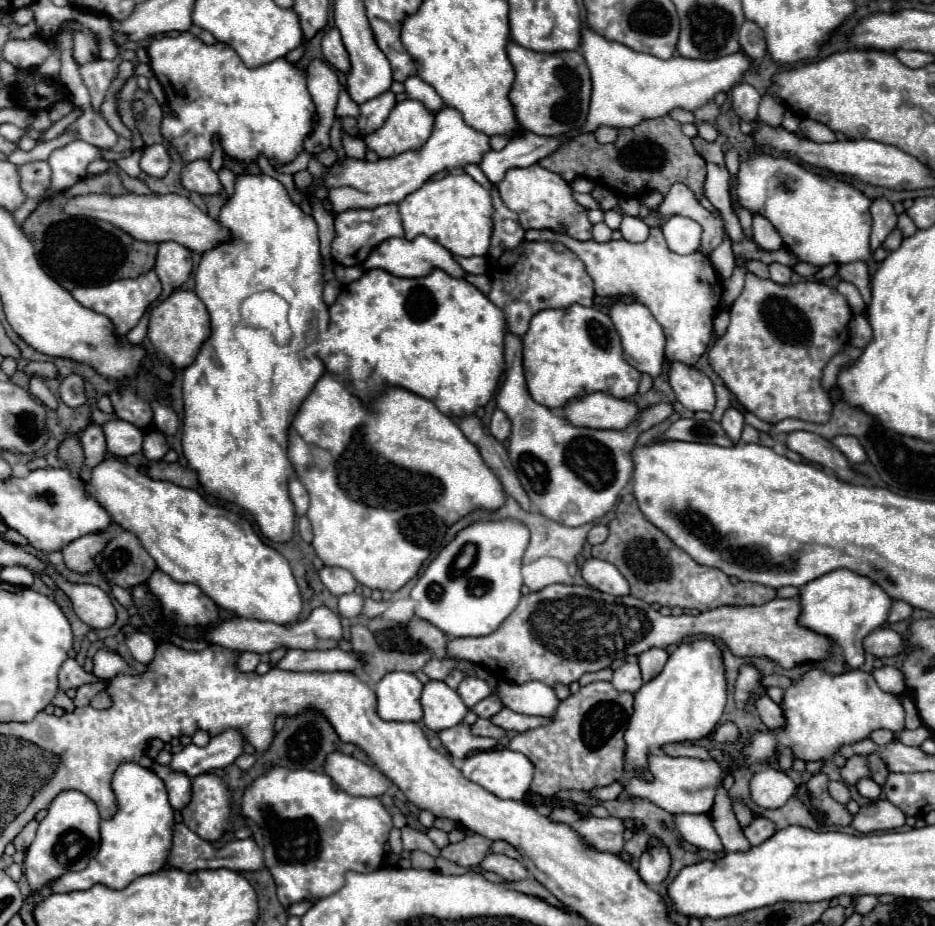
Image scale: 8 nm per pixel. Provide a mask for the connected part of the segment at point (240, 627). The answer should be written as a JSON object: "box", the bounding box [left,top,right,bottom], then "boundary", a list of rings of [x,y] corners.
{"box":[206,607,342,653],"boundary":[[[318,607],[312,611],[312,615],[296,625],[276,625],[266,621],[252,621],[252,619],[230,619],[222,621],[216,627],[212,627],[206,635],[210,643],[222,645],[226,649],[234,651],[254,651],[254,653],[270,653],[278,647],[286,649],[332,649],[342,639],[342,625],[340,617],[332,613],[328,607]]]}

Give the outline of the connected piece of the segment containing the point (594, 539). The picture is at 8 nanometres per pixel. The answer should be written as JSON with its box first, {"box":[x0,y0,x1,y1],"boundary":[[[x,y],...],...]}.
{"box":[588,525,608,545],"boundary":[[[594,525],[592,531],[588,533],[588,543],[590,543],[590,545],[600,545],[600,543],[606,541],[606,537],[608,537],[608,527],[604,527],[604,525]]]}

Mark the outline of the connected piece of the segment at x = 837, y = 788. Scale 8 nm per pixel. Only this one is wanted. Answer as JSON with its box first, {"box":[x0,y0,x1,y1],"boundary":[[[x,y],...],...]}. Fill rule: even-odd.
{"box":[830,781,852,803],"boundary":[[[832,781],[830,783],[830,793],[832,793],[832,797],[838,801],[838,803],[848,803],[852,797],[850,797],[850,789],[848,789],[848,785],[844,783],[844,781]]]}

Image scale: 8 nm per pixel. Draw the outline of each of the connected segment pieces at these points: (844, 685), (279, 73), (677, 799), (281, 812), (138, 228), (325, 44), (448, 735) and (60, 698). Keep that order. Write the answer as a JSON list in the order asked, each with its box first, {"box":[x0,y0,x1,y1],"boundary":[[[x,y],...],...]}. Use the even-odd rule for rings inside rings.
[{"box":[744,669,904,763],"boundary":[[[810,669],[798,683],[786,689],[780,705],[786,715],[786,727],[778,731],[756,733],[752,743],[744,747],[744,763],[770,761],[776,757],[776,747],[790,747],[794,757],[804,761],[828,759],[842,745],[866,739],[874,729],[890,729],[900,733],[904,729],[904,707],[898,695],[884,693],[870,673],[860,669],[842,675],[830,675],[820,669]]]},{"box":[146,33,316,167],"boundary":[[[192,33],[150,39],[146,51],[150,57],[150,67],[164,87],[168,105],[176,111],[176,117],[164,117],[162,133],[166,139],[172,141],[184,161],[208,159],[212,153],[214,135],[220,135],[226,155],[242,161],[256,161],[256,157],[262,153],[274,167],[294,161],[296,155],[302,151],[302,143],[312,131],[312,113],[316,111],[306,89],[306,73],[302,69],[296,69],[286,59],[276,59],[256,69],[248,69],[238,53],[228,45],[204,45]]]},{"box":[617,753,724,815],"boundary":[[[650,753],[648,761],[646,761],[646,769],[652,775],[652,781],[644,779],[636,771],[636,775],[628,781],[626,793],[621,793],[617,799],[620,801],[624,801],[628,797],[648,799],[672,815],[676,815],[676,813],[710,813],[710,809],[714,805],[716,787],[724,779],[724,769],[714,759],[700,761],[700,759],[690,759],[690,757],[668,757],[664,753]]]},{"box":[242,767,392,905],"boundary":[[[270,767],[258,775],[242,795],[242,811],[246,825],[252,829],[252,837],[264,851],[264,863],[278,887],[278,899],[282,905],[292,905],[302,899],[318,901],[336,893],[344,885],[348,871],[368,873],[382,865],[384,843],[392,829],[392,817],[378,797],[352,797],[344,791],[336,791],[326,773],[310,769],[284,769]]]},{"box":[64,193,230,253],"boundary":[[[86,193],[86,195],[68,197],[64,205],[64,213],[72,217],[92,217],[98,221],[106,221],[122,229],[124,233],[132,235],[138,241],[146,241],[146,243],[176,241],[196,253],[204,253],[212,249],[214,245],[230,239],[230,233],[216,219],[200,211],[188,197],[176,195],[176,193],[166,193],[166,195],[160,195],[160,193],[150,193],[150,195]]]},{"box":[322,27,348,73],"boundary":[[[334,27],[330,31],[324,33],[322,37],[322,53],[324,53],[324,59],[338,71],[342,73],[348,73],[348,53],[342,45],[342,37],[340,37],[340,31]]]},{"box":[438,725,498,759],"boundary":[[[454,725],[450,729],[442,729],[442,731],[438,731],[438,737],[440,737],[442,745],[448,749],[448,753],[458,759],[468,757],[474,751],[488,751],[498,745],[498,741],[494,741],[492,737],[472,735],[468,725]]]},{"box":[52,691,76,713],"boundary":[[[60,691],[56,697],[54,697],[54,701],[52,701],[56,707],[60,707],[60,709],[64,709],[64,713],[72,713],[76,707],[74,707],[74,703],[72,703],[72,699],[66,695],[66,691]]]}]

